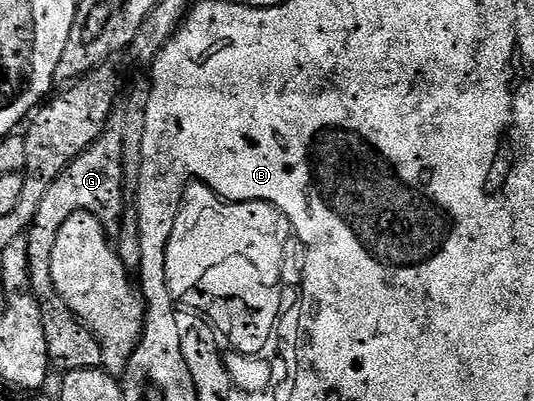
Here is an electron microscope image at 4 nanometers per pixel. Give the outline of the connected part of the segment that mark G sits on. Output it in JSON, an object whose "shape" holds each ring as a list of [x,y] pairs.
{"shape":[[[113,123],[106,128],[91,147],[87,147],[71,164],[57,176],[55,183],[43,195],[37,205],[35,219],[27,230],[27,263],[31,267],[31,291],[43,315],[43,332],[47,335],[49,363],[54,370],[62,374],[80,369],[99,369],[103,365],[101,345],[93,338],[93,333],[76,315],[69,310],[67,303],[55,291],[51,279],[51,250],[55,247],[55,238],[59,227],[76,213],[90,213],[101,220],[106,233],[116,234],[121,216],[127,204],[125,198],[127,186],[123,175],[123,131],[120,124]]]}

